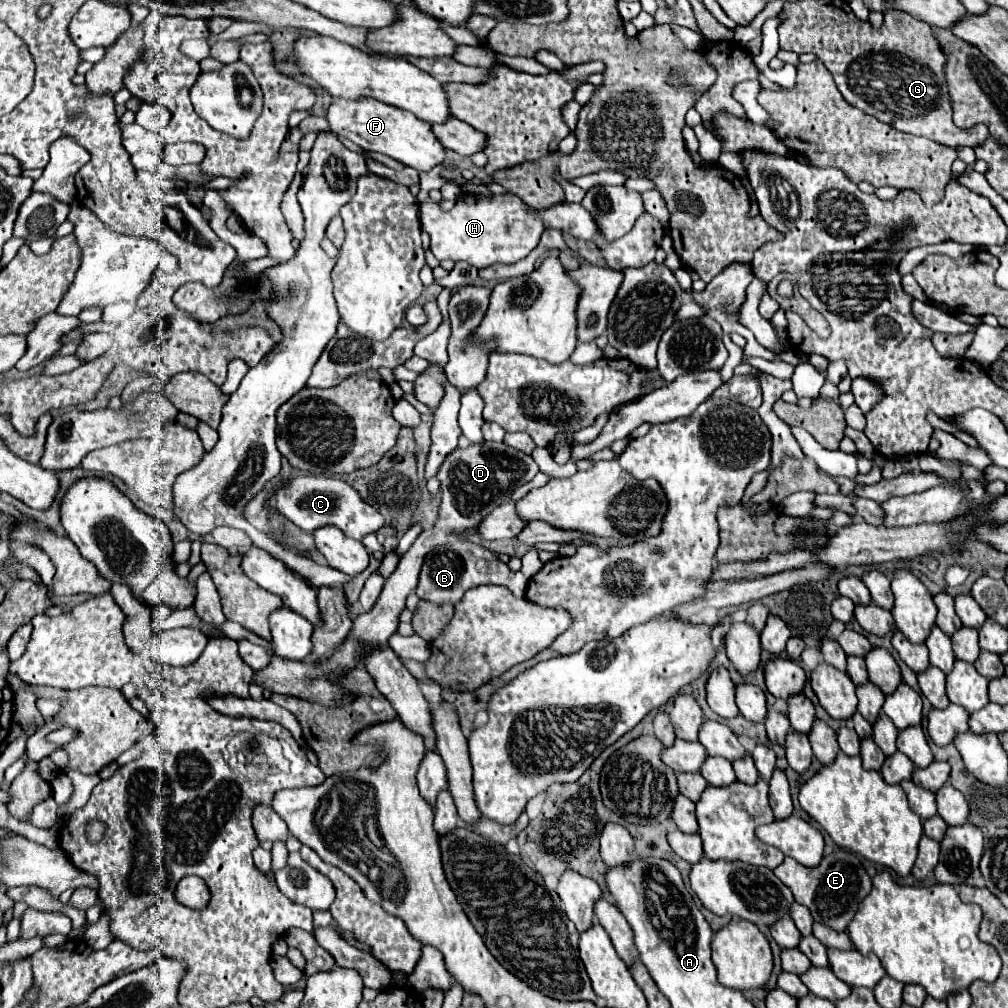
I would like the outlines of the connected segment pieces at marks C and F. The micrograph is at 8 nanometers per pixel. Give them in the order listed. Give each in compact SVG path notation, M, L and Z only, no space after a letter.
M330 476L292 478L286 488L276 492L276 508L282 516L286 516L290 522L294 522L306 532L314 532L320 526L336 526L348 538L362 540L364 536L384 528L384 516L376 508L368 506L368 502L360 498L356 488L352 488L348 482L340 478Z
M336 98L328 108L330 130L352 140L364 150L386 154L404 166L412 166L418 172L430 172L434 166L440 166L446 158L444 146L432 134L432 124L416 118L412 112L404 112L396 106L388 106L374 98L362 100L344 100Z

